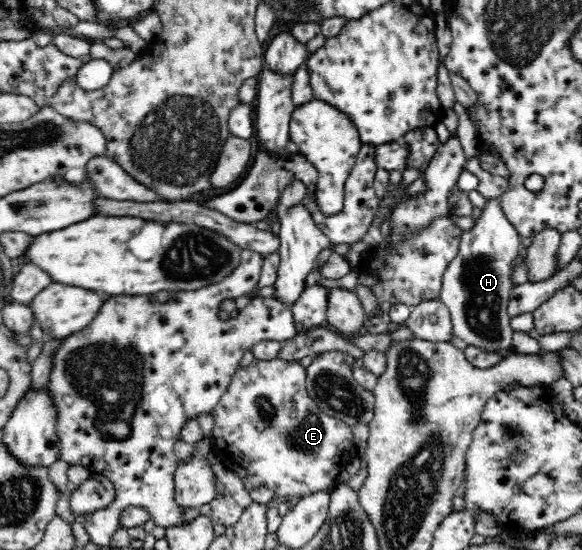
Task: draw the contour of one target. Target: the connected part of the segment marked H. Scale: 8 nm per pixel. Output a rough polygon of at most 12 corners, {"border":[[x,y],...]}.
{"border":[[500,199],[460,236],[439,302],[453,334],[513,350],[512,262],[522,239]]}

